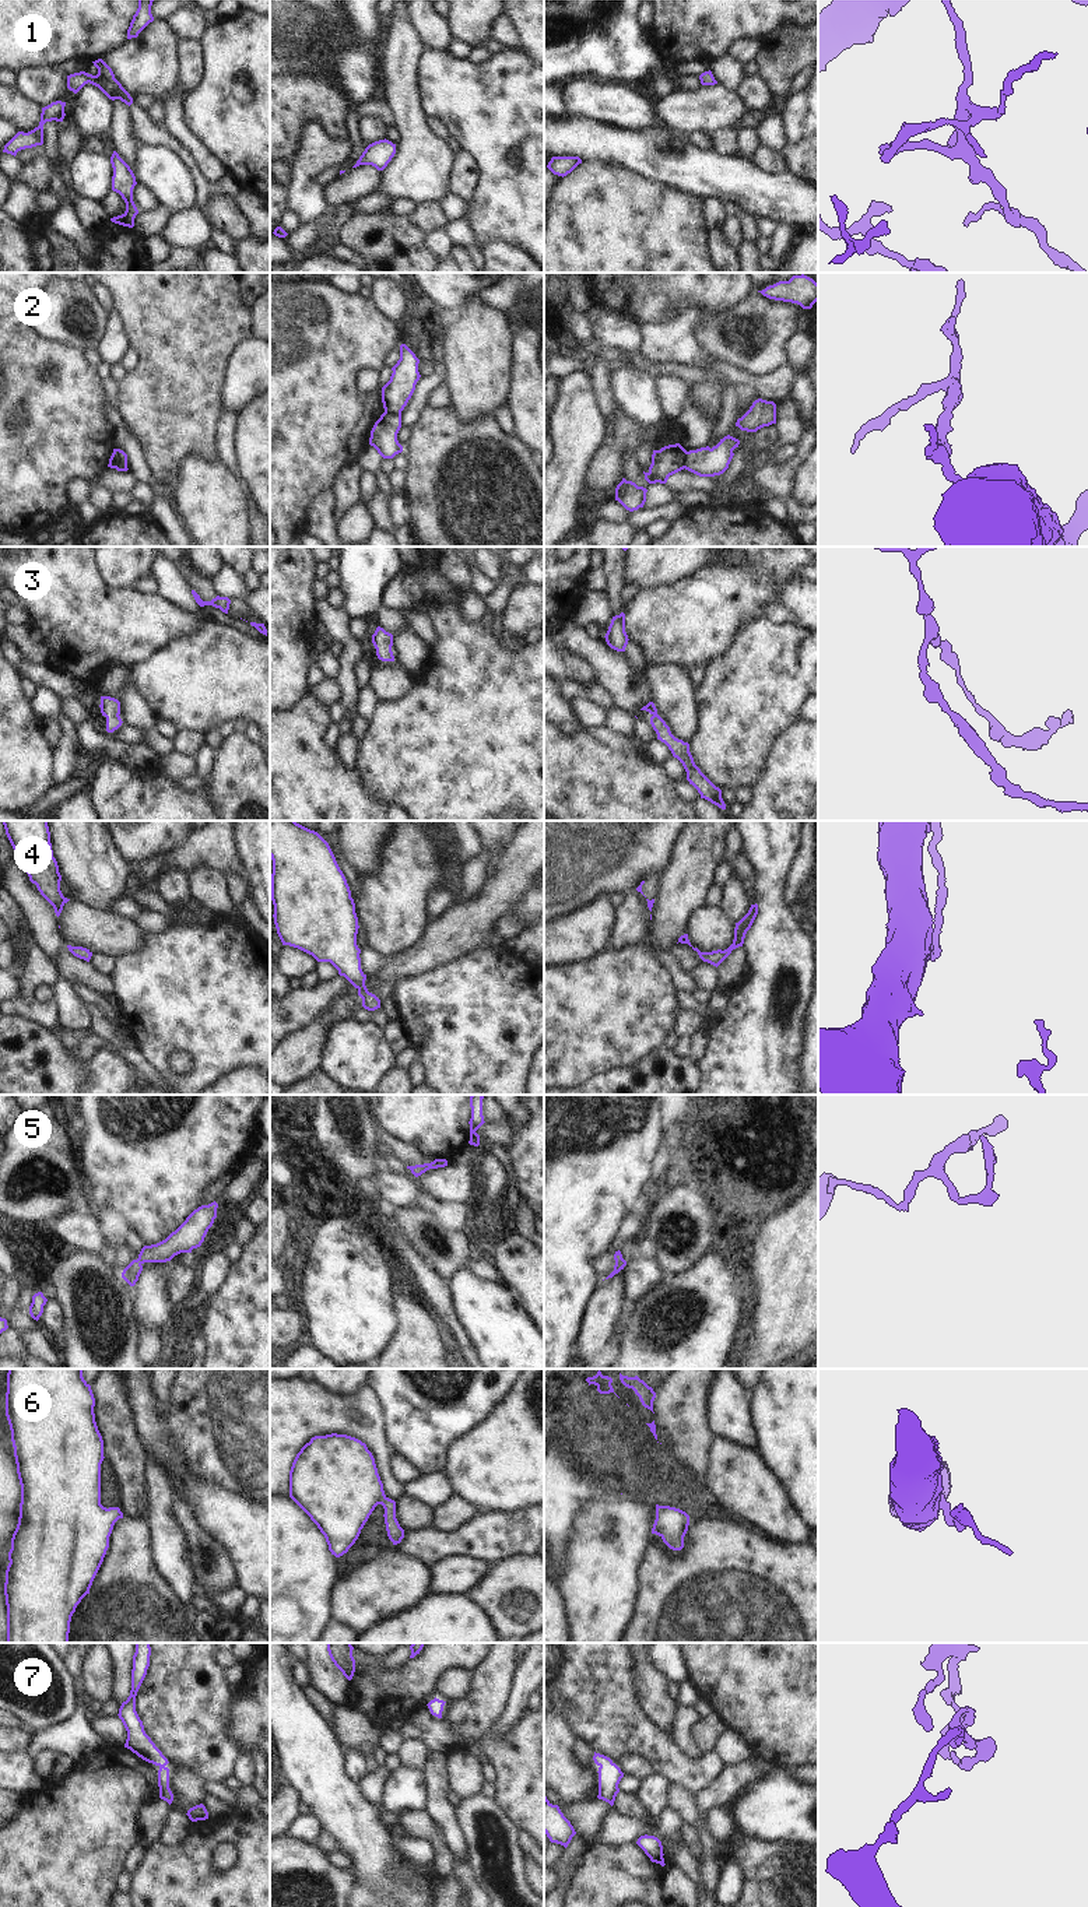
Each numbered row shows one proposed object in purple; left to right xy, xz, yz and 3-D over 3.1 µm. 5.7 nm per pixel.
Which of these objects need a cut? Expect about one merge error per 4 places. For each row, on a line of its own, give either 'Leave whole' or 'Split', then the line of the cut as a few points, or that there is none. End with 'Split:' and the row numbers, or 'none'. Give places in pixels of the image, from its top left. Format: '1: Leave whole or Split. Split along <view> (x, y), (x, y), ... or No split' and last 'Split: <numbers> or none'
1: Leave whole. No split
2: Split. Split along xz (385, 411), (400, 415)
3: Leave whole. No split
4: Leave whole. No split
5: Leave whole. No split
6: Leave whole. No split
7: Leave whole. No split
Split: 2.

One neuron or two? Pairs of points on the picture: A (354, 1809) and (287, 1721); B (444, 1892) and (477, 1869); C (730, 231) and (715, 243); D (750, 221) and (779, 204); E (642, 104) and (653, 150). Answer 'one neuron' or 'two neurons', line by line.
A: one neuron
B: two neurons
C: two neurons
D: two neurons
E: two neurons

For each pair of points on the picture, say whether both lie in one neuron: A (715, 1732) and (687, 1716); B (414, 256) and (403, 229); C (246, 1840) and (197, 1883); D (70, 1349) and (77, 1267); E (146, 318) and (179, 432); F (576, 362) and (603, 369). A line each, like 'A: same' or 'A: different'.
A: different
B: same
C: same
D: same
E: same
F: different

